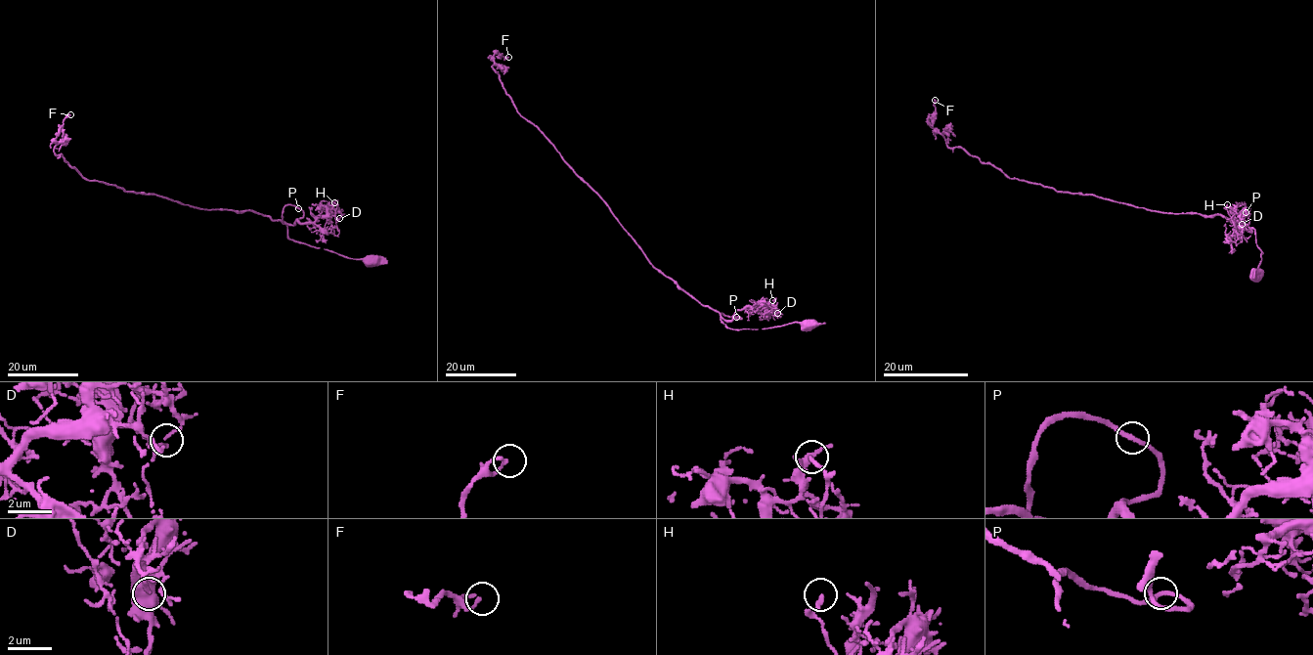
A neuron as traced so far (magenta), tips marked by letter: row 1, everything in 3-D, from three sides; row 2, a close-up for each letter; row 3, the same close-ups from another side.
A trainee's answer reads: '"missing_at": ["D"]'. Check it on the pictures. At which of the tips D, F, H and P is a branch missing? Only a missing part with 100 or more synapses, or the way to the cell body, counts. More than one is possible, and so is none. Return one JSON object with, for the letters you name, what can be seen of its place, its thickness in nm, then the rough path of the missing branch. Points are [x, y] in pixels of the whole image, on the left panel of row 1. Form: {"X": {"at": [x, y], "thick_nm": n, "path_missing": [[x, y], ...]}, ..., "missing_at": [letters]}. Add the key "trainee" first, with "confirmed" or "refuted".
{"trainee": "refuted", "missing_at": []}

